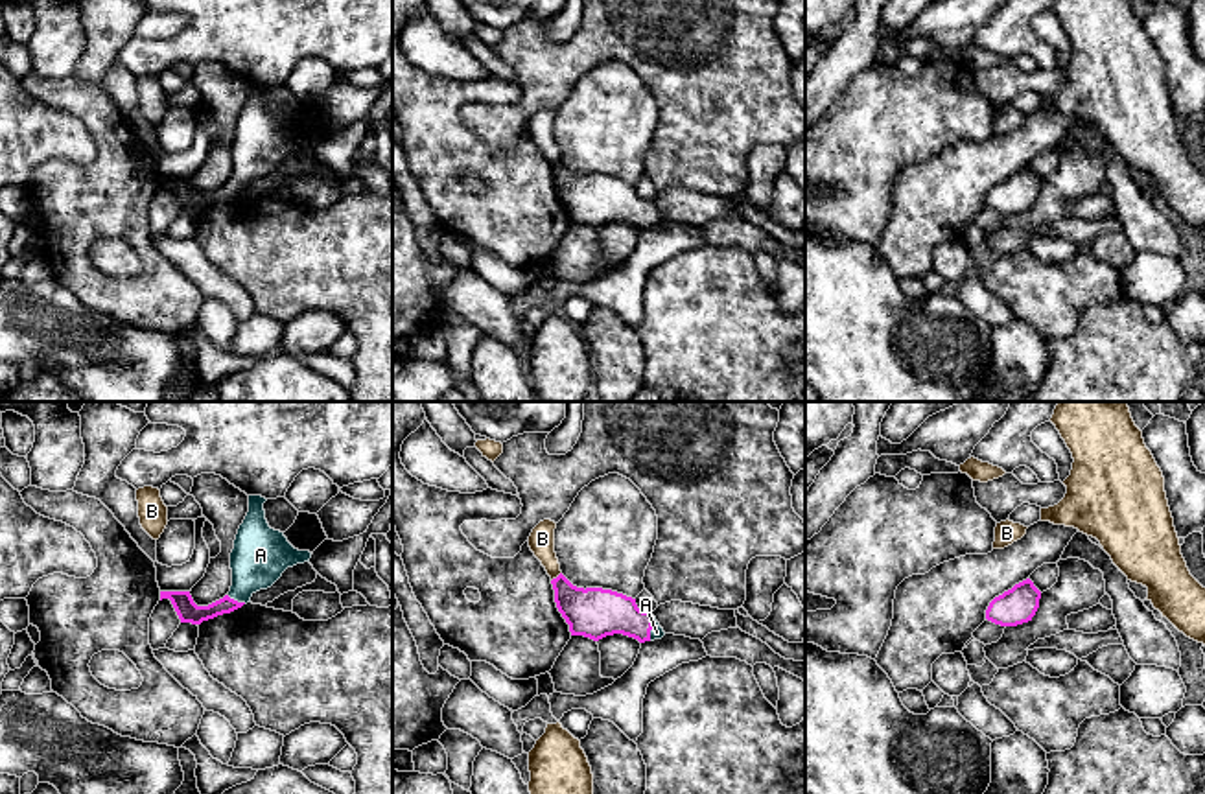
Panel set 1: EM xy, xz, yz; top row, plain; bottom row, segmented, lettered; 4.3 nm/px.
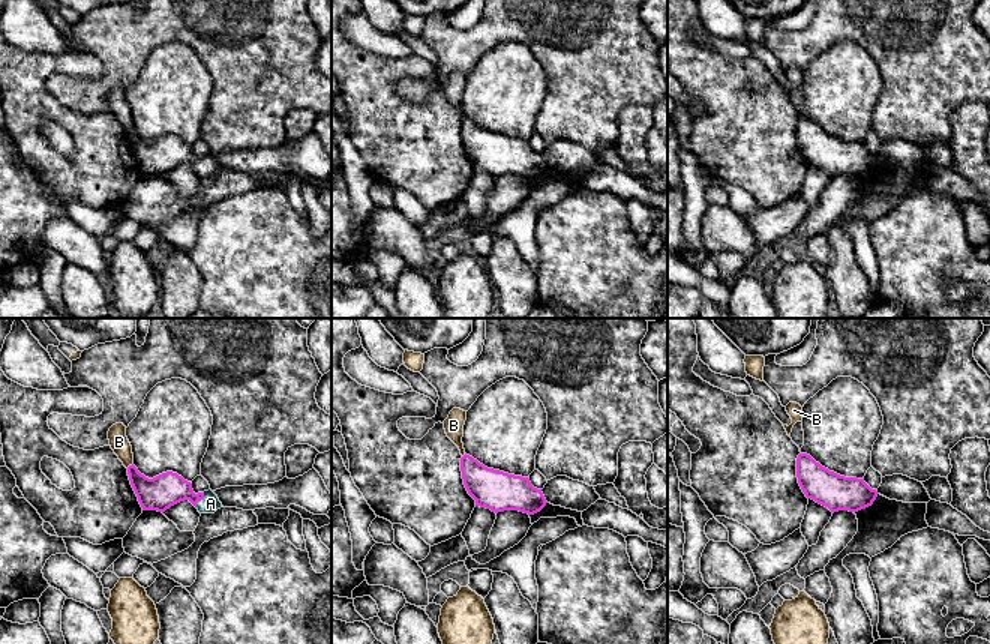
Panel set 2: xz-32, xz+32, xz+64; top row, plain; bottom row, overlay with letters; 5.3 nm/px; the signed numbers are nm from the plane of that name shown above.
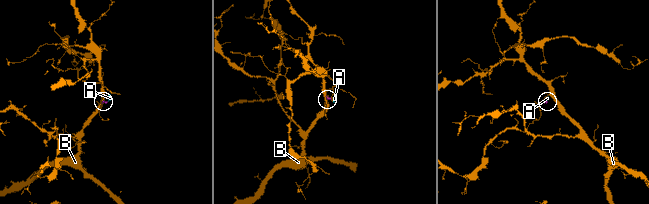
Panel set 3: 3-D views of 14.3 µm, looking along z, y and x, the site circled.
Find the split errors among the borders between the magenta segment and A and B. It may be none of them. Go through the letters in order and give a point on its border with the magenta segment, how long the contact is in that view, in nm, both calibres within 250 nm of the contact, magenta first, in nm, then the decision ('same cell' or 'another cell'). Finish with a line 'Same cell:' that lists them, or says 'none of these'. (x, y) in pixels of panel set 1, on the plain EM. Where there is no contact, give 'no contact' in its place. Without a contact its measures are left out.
A: meets magenta in xz at (651, 216); contact 110 nm long; 220 nm thick on the magenta side, 60 nm on the other; same cell
B: meets magenta in xz at (557, 164); contact 60 nm long; 220 nm thick on the magenta side, 110 nm on the other; another cell
Same cell: A

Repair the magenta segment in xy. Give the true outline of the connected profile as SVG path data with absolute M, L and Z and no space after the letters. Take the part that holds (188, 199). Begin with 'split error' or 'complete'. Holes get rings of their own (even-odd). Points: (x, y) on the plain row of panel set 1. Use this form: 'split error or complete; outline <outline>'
split error; outline M249 83L249 99L238 116L230 140L232 173L223 186L197 193L190 179L160 179L160 188L171 188L181 210L201 212L230 201L251 190L256 179L271 175L287 155L310 149L310 138L295 136L284 120L269 114L265 88L262 83Z

